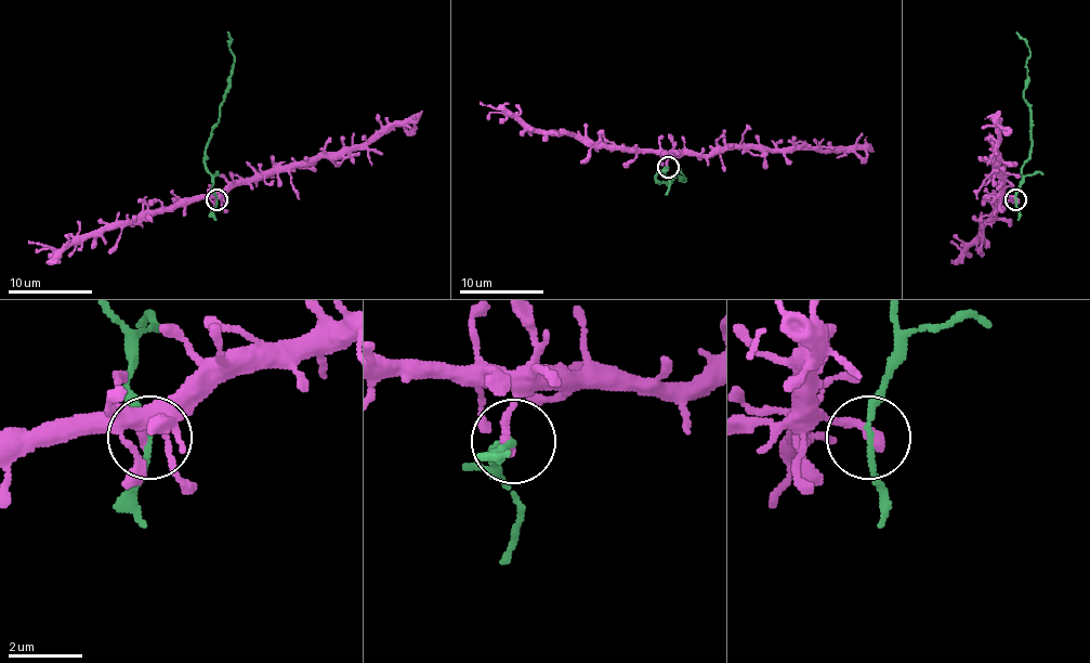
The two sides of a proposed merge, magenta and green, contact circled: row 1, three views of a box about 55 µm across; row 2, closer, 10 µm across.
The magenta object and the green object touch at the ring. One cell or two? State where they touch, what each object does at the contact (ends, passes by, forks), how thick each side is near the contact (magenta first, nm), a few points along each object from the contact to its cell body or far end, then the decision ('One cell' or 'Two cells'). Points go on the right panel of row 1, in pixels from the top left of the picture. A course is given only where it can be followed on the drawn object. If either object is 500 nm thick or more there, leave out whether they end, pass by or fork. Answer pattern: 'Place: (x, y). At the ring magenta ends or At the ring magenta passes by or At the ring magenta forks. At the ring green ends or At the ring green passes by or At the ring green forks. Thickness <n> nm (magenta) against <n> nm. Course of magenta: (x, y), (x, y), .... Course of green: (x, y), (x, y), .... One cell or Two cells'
Place: (1015, 199). At the ring magenta ends. At the ring green passes by. Thickness 360 nm (magenta) against 130 nm. Course of magenta: (1015, 199), (1005, 193), (1002, 180), (996, 171), (1000, 111). Course of green: (1015, 199), (1032, 142), (1029, 104), (1023, 98), (1029, 48), (1016, 33). One cell

